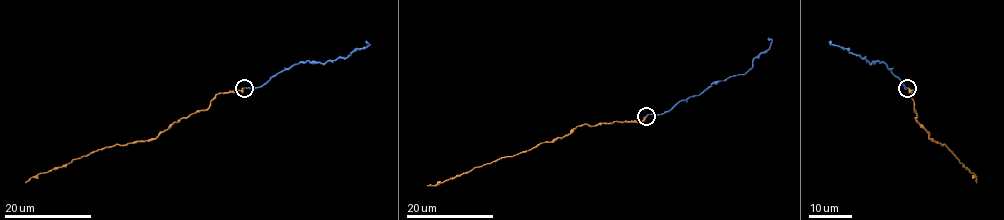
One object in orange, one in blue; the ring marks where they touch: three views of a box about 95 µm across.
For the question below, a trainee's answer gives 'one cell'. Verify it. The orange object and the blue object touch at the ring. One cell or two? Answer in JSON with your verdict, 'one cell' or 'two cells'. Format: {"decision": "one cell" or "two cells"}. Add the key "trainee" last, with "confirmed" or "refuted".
{"decision": "one cell", "trainee": "confirmed"}

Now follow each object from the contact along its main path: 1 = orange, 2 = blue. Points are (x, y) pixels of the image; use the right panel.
1: (907, 87), (913, 91), (916, 121), (932, 140), (947, 147), (977, 177), (976, 183)
2: (906, 87), (886, 64), (869, 63), (828, 42)

